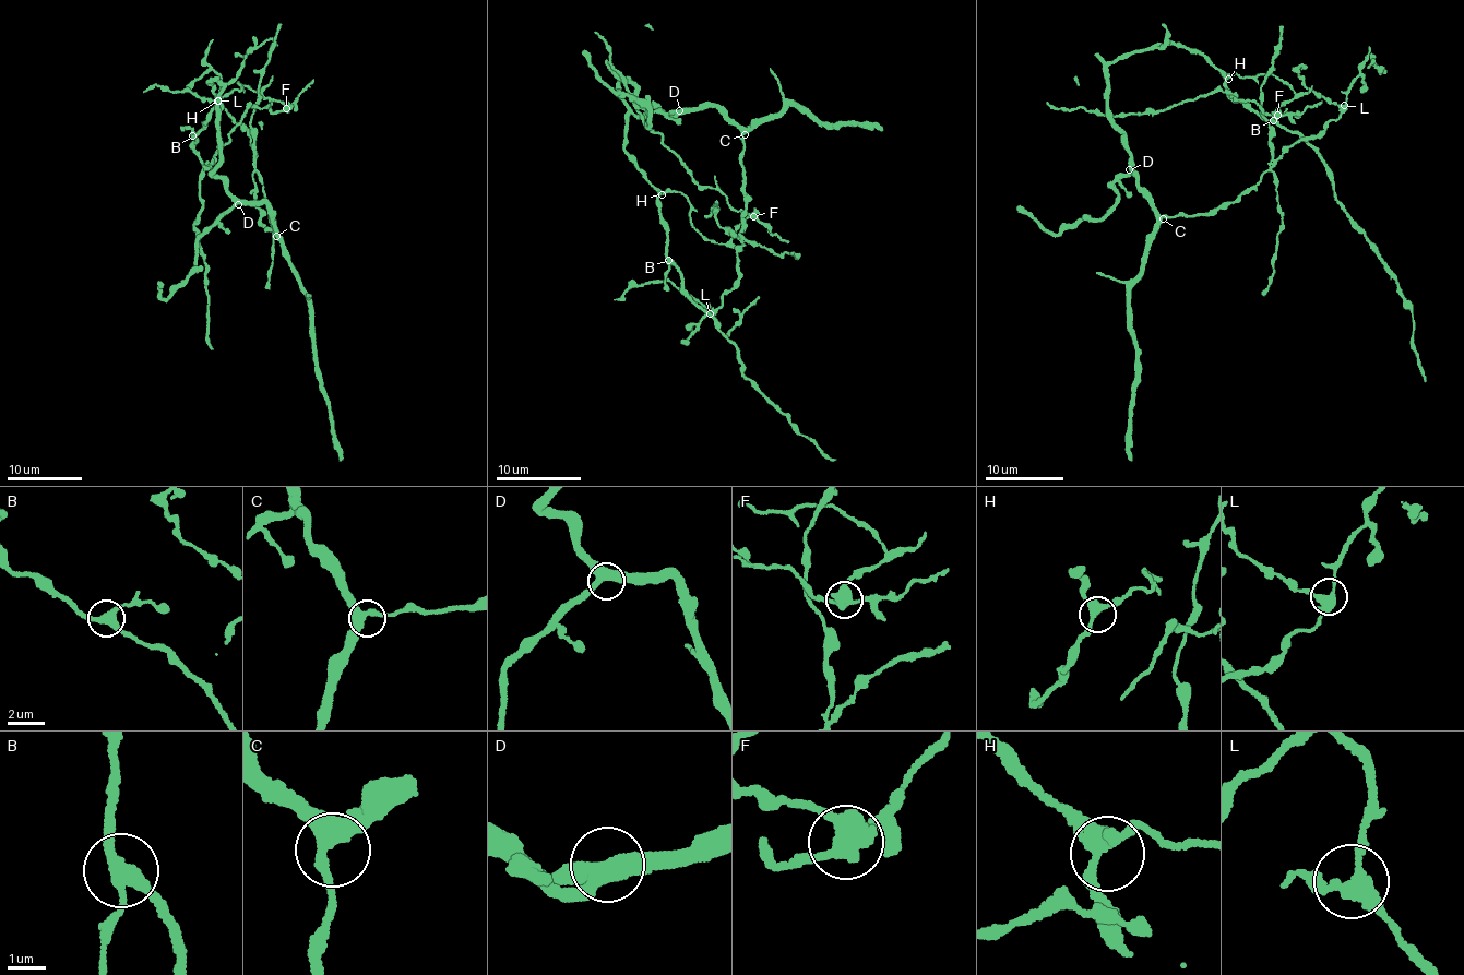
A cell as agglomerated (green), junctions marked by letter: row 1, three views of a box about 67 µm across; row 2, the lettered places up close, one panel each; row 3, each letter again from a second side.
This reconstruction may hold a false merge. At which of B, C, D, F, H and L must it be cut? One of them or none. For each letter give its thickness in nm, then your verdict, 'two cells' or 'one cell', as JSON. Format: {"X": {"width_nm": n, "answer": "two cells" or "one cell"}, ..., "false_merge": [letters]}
{"B": {"width_nm": 320, "answer": "one cell"}, "C": {"width_nm": 400, "answer": "one cell"}, "D": {"width_nm": 440, "answer": "one cell"}, "F": {"width_nm": 440, "answer": "two cells"}, "H": {"width_nm": 280, "answer": "one cell"}, "L": {"width_nm": 320, "answer": "one cell"}, "false_merge": ["F"]}

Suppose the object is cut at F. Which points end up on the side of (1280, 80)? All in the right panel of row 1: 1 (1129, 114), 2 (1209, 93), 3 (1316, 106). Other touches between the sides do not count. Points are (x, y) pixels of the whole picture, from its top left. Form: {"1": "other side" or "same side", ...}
{"1": "other side", "2": "other side", "3": "other side"}

